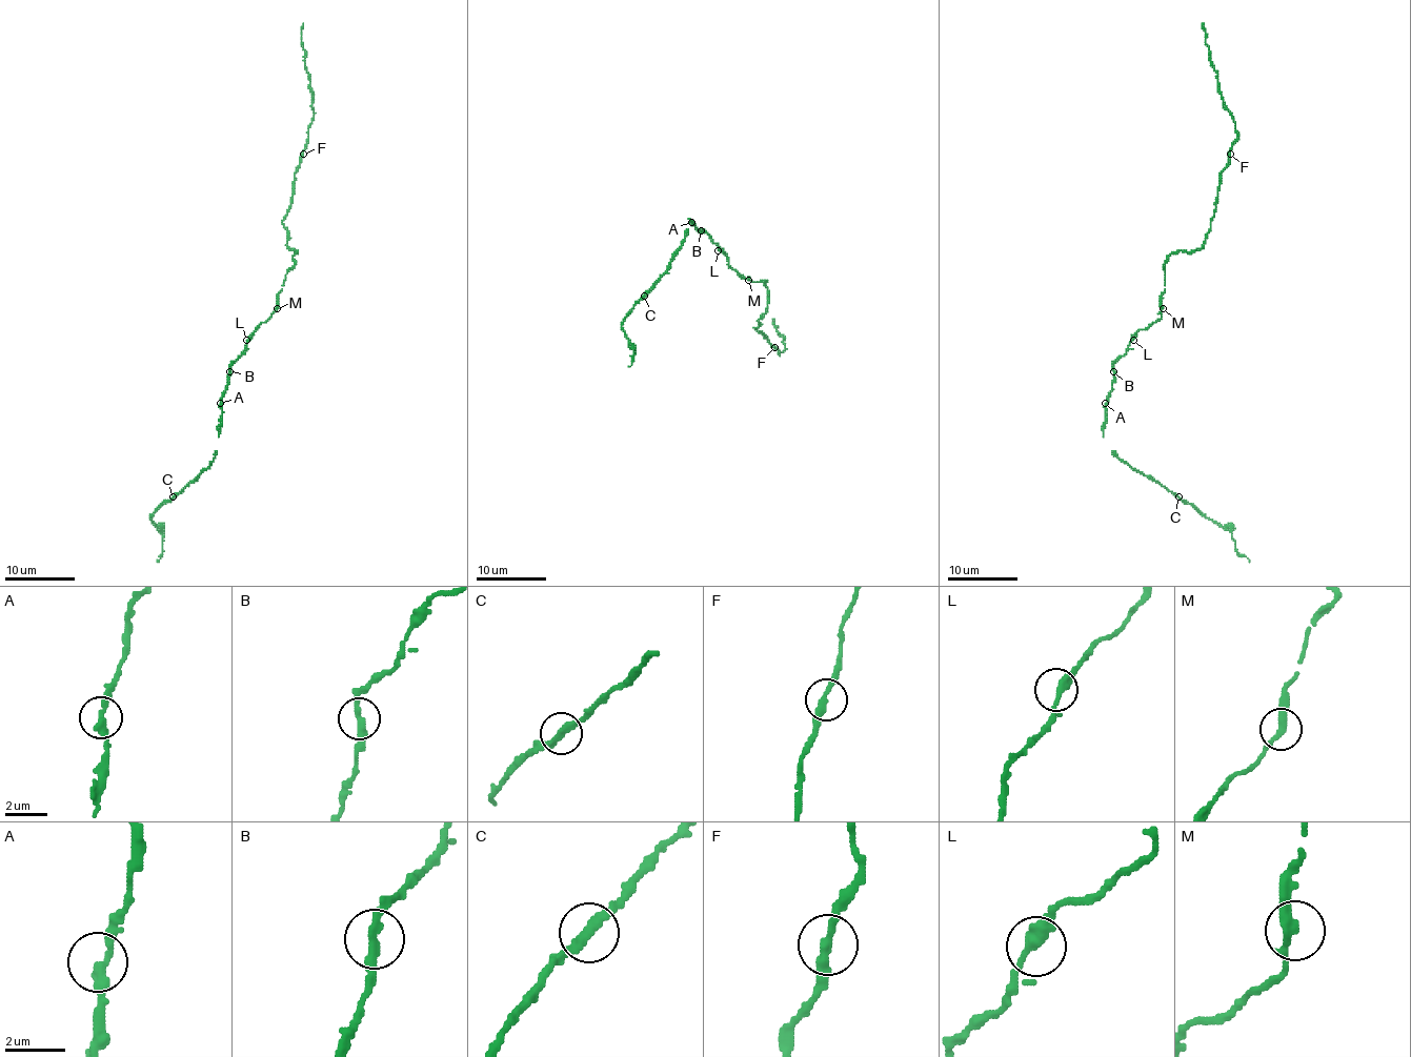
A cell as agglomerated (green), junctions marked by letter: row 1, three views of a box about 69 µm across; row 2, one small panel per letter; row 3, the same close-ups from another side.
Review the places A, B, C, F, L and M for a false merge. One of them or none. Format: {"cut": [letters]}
{"cut": []}

